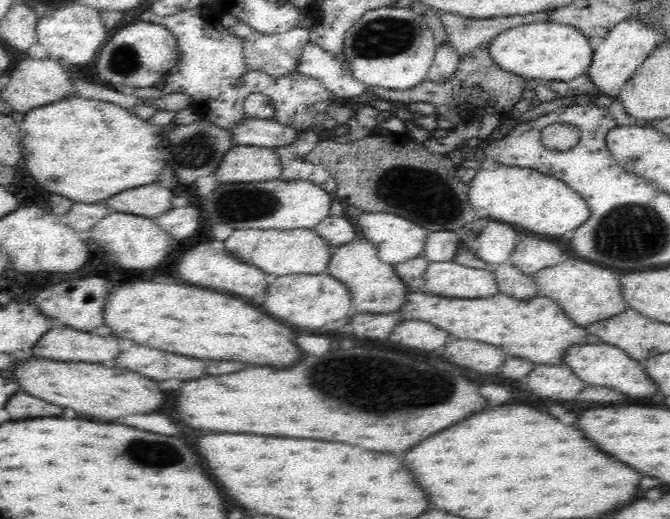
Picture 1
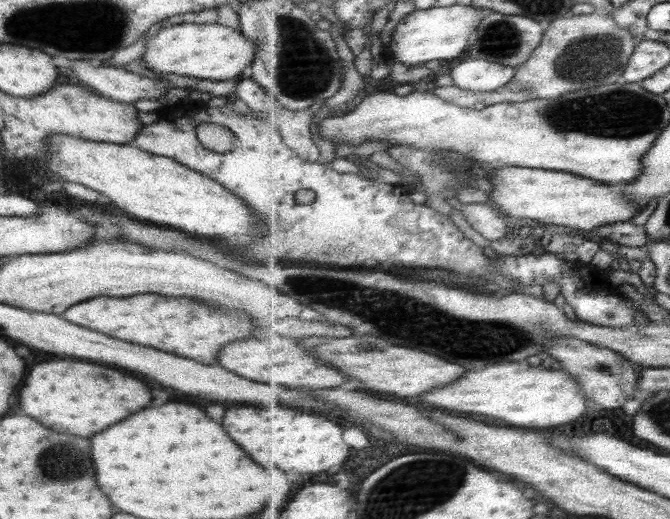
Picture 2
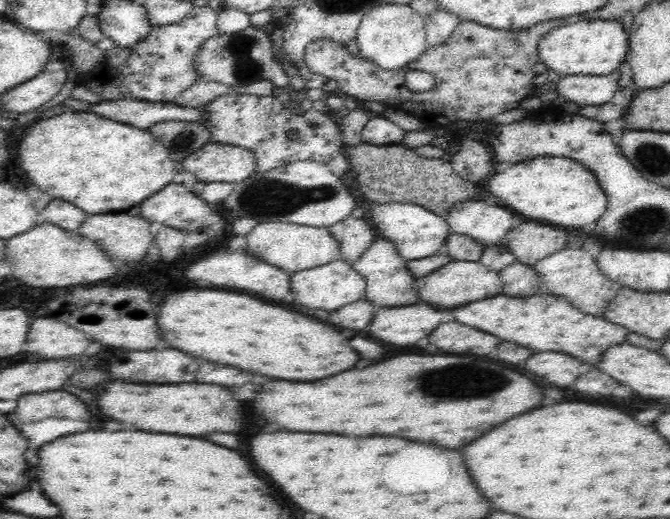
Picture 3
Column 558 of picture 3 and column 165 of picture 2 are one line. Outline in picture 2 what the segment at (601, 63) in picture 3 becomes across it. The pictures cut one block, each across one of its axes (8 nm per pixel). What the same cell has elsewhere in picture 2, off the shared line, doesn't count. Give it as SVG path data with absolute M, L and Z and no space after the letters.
M183 23L161 27L145 42L141 61L157 74L177 74L201 80L239 80L242 71L250 66L255 54L253 43L232 30L217 24Z

